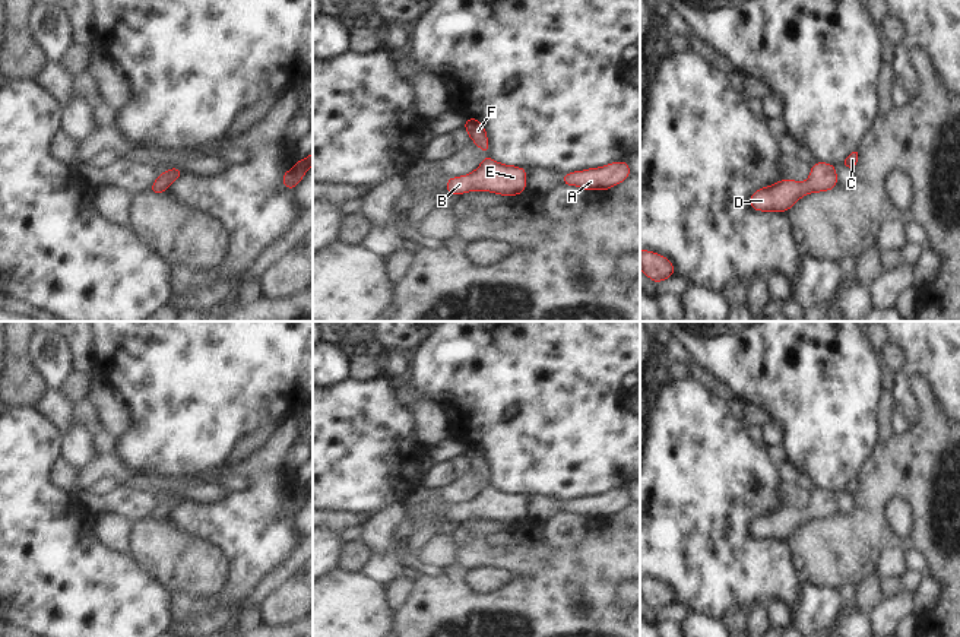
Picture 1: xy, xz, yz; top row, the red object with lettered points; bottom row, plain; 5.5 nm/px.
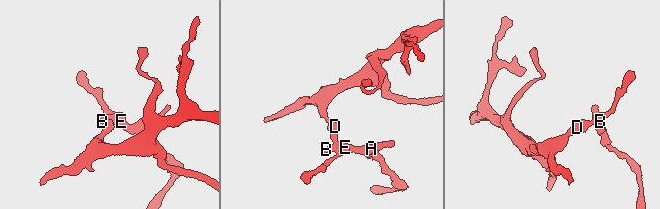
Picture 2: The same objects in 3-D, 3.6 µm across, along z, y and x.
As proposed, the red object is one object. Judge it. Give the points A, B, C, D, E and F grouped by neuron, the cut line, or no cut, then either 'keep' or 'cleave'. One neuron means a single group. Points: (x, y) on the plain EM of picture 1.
A B C D E F | no cut | keep

